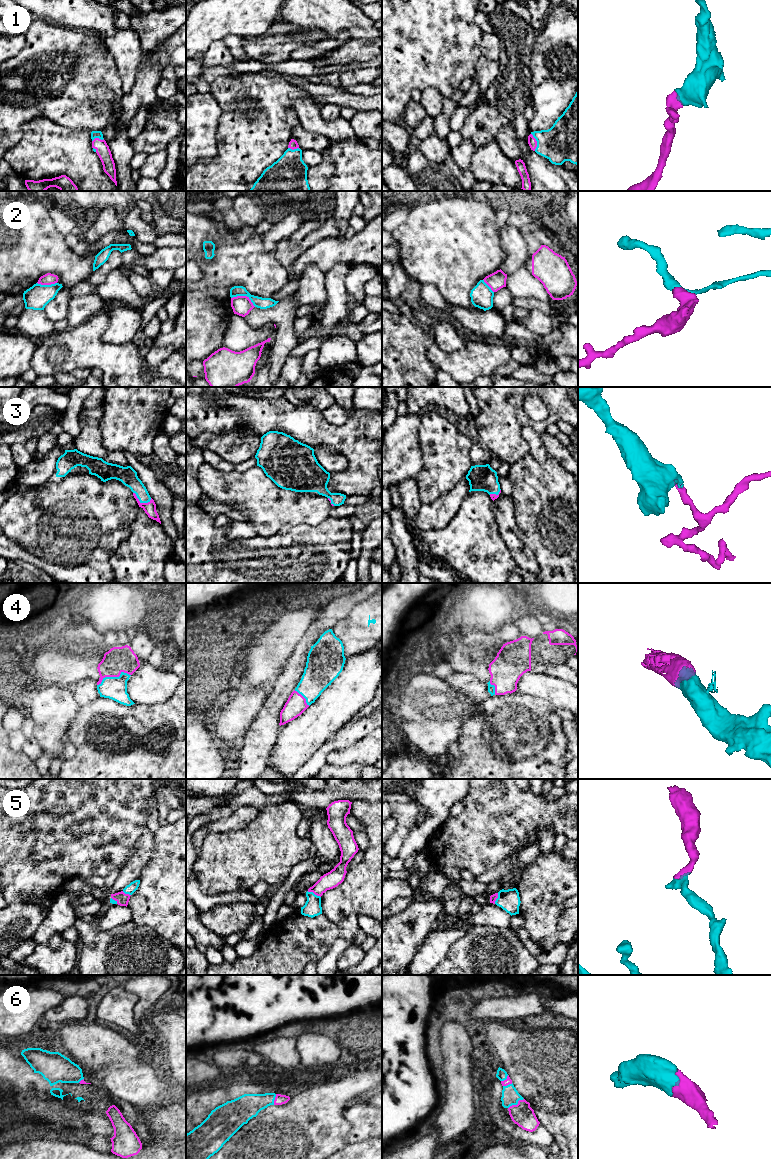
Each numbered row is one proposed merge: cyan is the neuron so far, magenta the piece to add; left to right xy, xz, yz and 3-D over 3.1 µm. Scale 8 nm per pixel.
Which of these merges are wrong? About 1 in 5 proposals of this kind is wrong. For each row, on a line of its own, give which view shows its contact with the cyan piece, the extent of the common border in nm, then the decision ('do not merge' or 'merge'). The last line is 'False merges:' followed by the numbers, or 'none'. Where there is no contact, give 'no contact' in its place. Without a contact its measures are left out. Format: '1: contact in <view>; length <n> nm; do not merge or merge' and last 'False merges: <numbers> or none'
1: contact in yz; length 150 nm; merge
2: contact in xz; length 220 nm; do not merge
3: contact in xy; length 160 nm; merge
4: contact in xy; length 280 nm; merge
5: contact in xz; length 120 nm; merge
6: contact in yz; length 150 nm; merge
False merges: 2

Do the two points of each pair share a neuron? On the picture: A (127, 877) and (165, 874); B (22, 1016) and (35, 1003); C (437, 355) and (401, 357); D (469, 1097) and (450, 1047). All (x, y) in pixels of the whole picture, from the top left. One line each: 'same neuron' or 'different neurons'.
A: different neurons
B: same neuron
C: different neurons
D: same neuron

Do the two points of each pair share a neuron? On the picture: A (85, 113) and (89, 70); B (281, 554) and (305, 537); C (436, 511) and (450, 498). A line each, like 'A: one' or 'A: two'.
A: one
B: one
C: one

